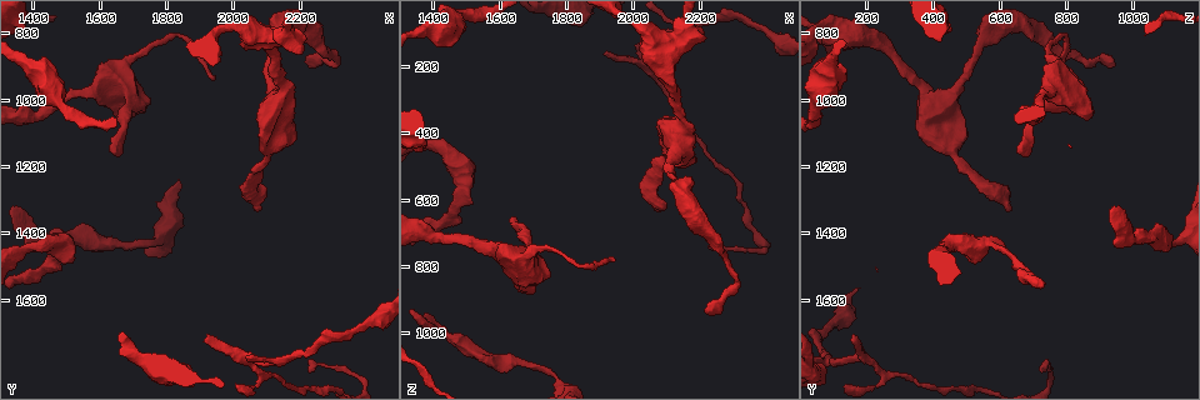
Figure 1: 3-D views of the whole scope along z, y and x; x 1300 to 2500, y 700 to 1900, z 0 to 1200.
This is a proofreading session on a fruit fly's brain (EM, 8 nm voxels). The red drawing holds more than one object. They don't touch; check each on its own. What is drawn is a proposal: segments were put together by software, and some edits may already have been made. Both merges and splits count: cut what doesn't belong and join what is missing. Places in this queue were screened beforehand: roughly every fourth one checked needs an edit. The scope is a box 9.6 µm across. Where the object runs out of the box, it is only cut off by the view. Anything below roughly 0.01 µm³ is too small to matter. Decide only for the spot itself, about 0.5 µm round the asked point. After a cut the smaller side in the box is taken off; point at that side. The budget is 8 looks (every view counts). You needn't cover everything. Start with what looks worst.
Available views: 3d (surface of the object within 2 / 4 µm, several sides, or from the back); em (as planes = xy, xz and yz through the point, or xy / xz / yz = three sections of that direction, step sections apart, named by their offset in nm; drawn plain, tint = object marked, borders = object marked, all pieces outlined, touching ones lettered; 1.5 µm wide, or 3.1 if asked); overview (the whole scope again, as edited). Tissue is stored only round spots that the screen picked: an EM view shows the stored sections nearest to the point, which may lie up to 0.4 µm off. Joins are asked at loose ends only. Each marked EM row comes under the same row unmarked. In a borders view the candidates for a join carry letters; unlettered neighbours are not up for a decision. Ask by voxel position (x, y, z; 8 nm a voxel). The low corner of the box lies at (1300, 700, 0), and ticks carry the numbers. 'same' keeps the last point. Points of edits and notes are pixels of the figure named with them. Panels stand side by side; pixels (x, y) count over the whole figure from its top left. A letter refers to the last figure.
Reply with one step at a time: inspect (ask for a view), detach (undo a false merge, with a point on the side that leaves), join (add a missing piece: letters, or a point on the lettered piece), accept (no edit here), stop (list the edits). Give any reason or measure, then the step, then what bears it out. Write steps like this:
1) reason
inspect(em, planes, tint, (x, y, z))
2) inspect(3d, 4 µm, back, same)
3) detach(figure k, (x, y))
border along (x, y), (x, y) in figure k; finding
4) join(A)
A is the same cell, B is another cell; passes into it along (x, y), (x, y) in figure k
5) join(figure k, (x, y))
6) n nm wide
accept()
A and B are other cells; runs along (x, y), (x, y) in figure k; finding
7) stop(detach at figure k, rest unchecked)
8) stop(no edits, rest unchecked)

free end
inspect(3d, 2 µm, back, (2080, 1330, 630))

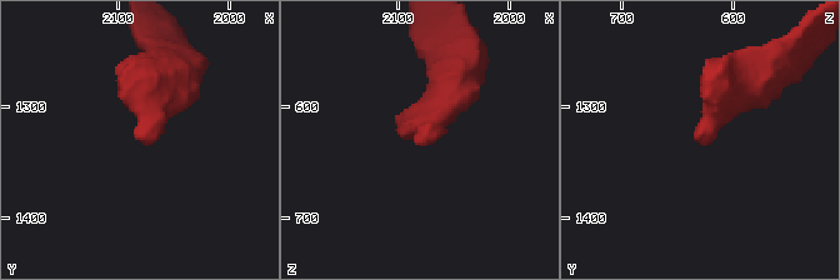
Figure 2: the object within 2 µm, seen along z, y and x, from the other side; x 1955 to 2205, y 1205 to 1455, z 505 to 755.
inspect(em, planes, borders, (2078, 1334, 632))

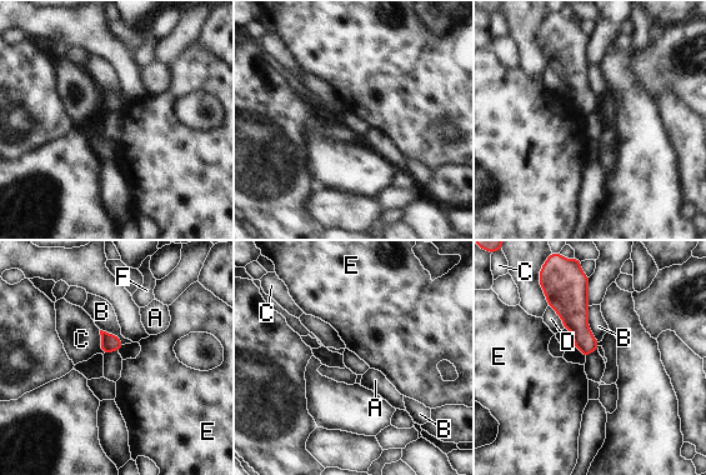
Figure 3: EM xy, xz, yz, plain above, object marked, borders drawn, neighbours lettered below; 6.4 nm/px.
120 nm wide
accept()
A, B, C, D, E and F are other cells; no lettered piece goes on from it

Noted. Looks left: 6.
long arm stops here
inspect(em, planes, borders, (1940, 940, 790))

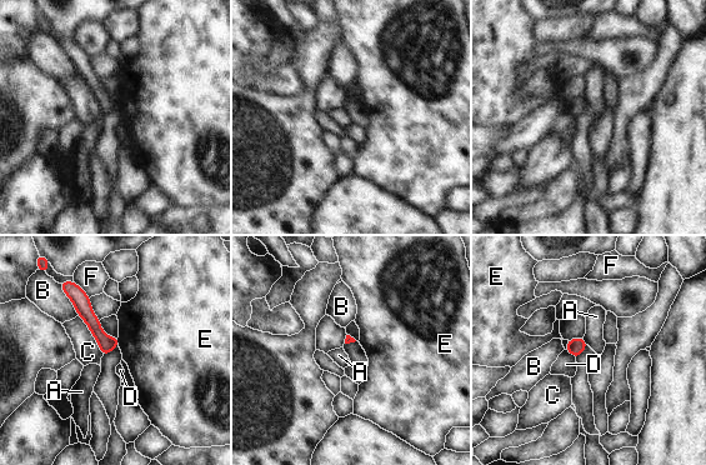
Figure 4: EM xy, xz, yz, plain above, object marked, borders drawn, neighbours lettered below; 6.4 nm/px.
accept()
A, B, C, D, E and F are other cells; runs along (71, 293), (81, 303), (108, 349) in figure 4; none of them fits

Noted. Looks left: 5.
an open end
inspect(3d, 4 µm, (2230, 1820, 730))

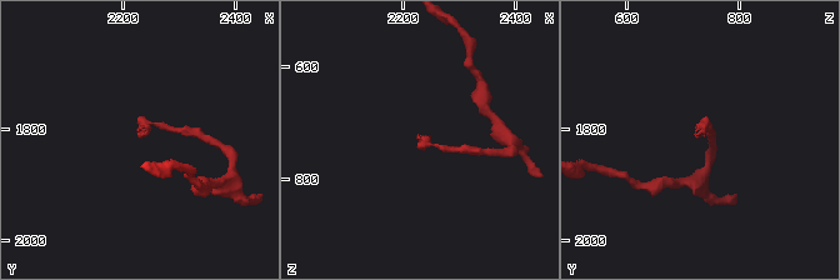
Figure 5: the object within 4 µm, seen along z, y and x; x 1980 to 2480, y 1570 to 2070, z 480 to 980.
inspect(em, planes, borders, (2225, 1815, 725))

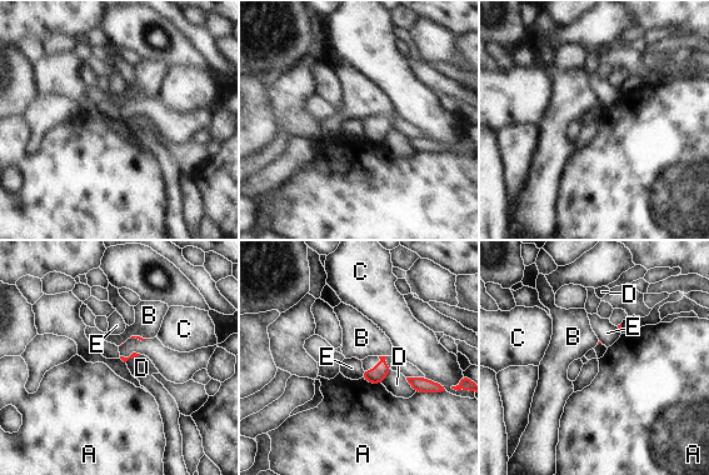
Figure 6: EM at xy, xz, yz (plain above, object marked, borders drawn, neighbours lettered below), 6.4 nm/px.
accept()
A, B, C, D and E are other cells; border along (415, 391), (435, 393) in figure 6; no lettered piece goes on from it

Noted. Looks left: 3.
stop(no edits, rest unchecked)

